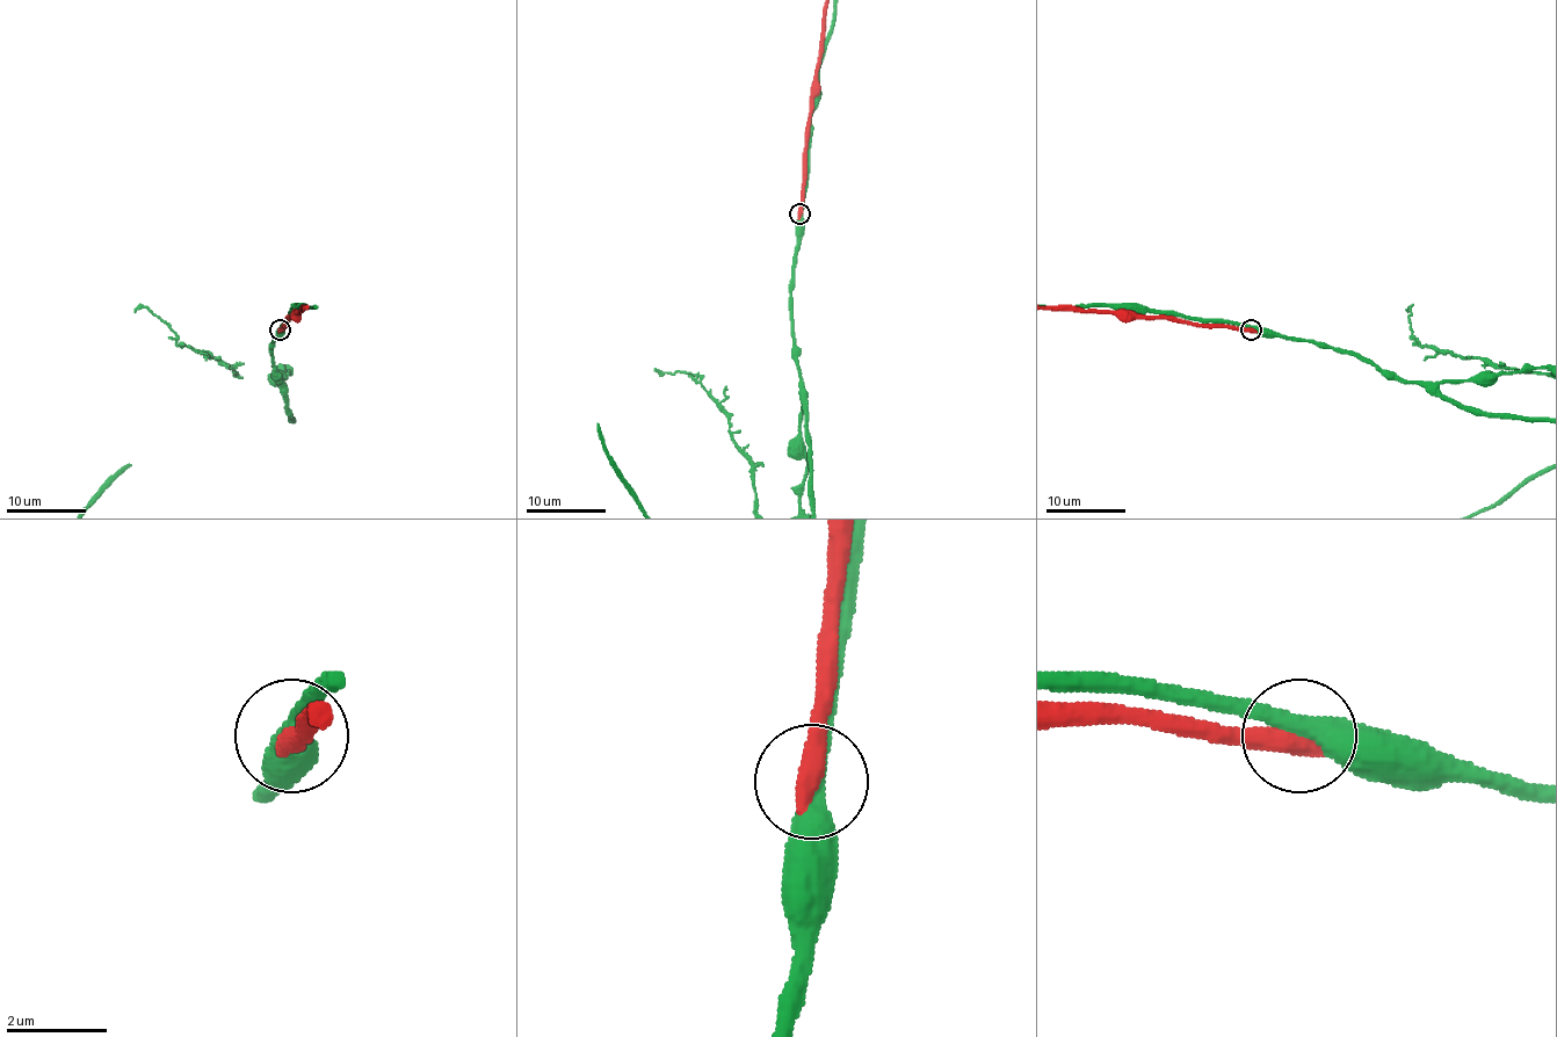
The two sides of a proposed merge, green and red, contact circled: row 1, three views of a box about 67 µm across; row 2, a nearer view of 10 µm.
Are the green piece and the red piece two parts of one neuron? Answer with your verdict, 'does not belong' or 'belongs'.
does not belong

